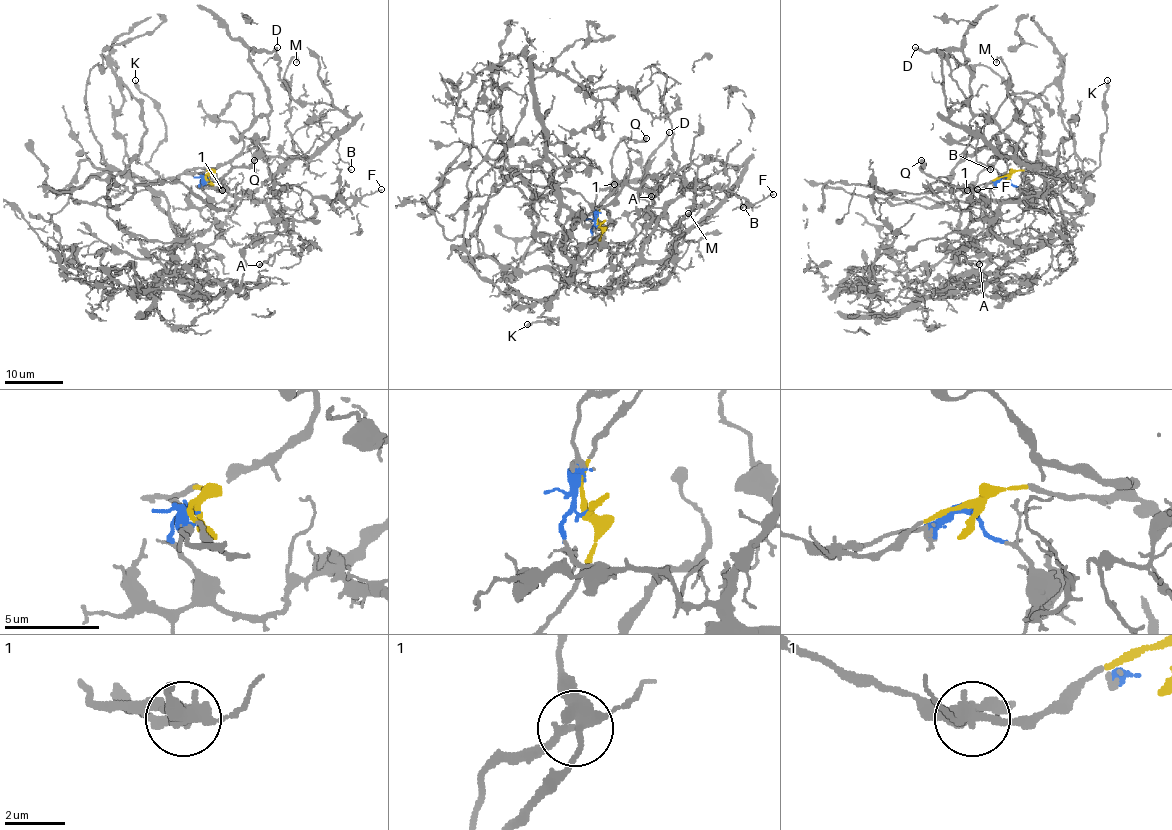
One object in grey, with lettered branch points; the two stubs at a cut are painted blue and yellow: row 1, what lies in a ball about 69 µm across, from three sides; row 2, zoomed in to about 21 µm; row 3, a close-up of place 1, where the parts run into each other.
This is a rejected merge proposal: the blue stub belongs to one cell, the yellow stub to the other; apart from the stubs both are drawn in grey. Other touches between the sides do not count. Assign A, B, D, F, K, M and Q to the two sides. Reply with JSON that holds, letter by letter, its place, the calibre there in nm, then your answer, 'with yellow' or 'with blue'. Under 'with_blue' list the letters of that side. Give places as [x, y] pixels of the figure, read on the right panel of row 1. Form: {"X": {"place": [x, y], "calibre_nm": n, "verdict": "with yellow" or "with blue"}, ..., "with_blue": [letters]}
{"A": {"place": [979, 264], "calibre_nm": 150, "verdict": "with blue"}, "B": {"place": [990, 169], "calibre_nm": 150, "verdict": "with blue"}, "D": {"place": [915, 47], "calibre_nm": 240, "verdict": "with yellow"}, "F": {"place": [977, 189], "calibre_nm": 130, "verdict": "with blue"}, "K": {"place": [1107, 80], "calibre_nm": 280, "verdict": "with yellow"}, "M": {"place": [996, 62], "calibre_nm": 140, "verdict": "with blue"}, "Q": {"place": [921, 160], "calibre_nm": 440, "verdict": "with yellow"}, "with_blue": ["A", "B", "F", "M"]}

